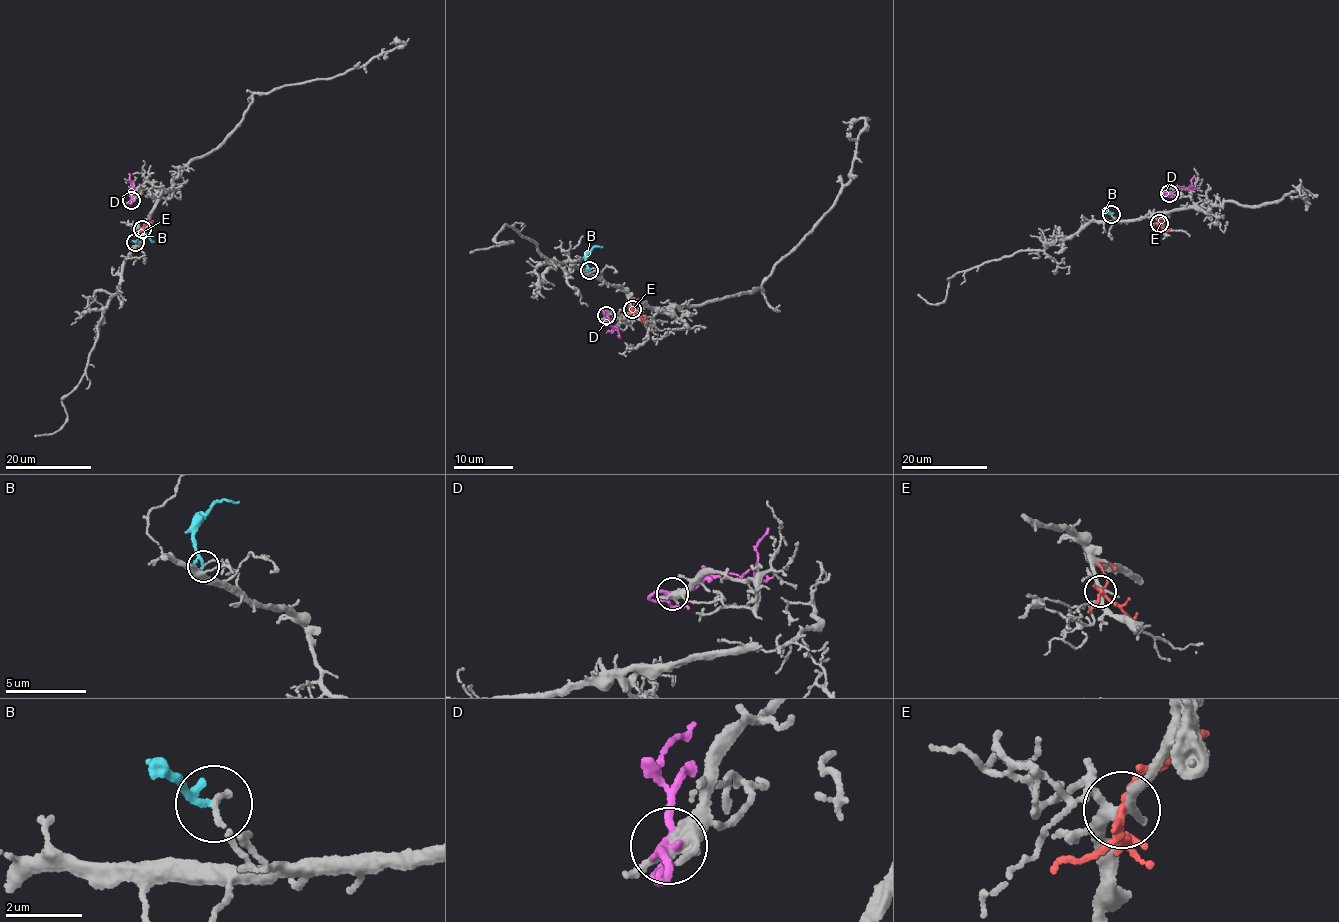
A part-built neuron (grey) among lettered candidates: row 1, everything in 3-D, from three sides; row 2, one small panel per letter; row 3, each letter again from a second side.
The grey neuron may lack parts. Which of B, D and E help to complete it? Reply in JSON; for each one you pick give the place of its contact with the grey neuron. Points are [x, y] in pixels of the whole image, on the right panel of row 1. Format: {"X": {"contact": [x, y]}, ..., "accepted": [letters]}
{"accepted": []}

